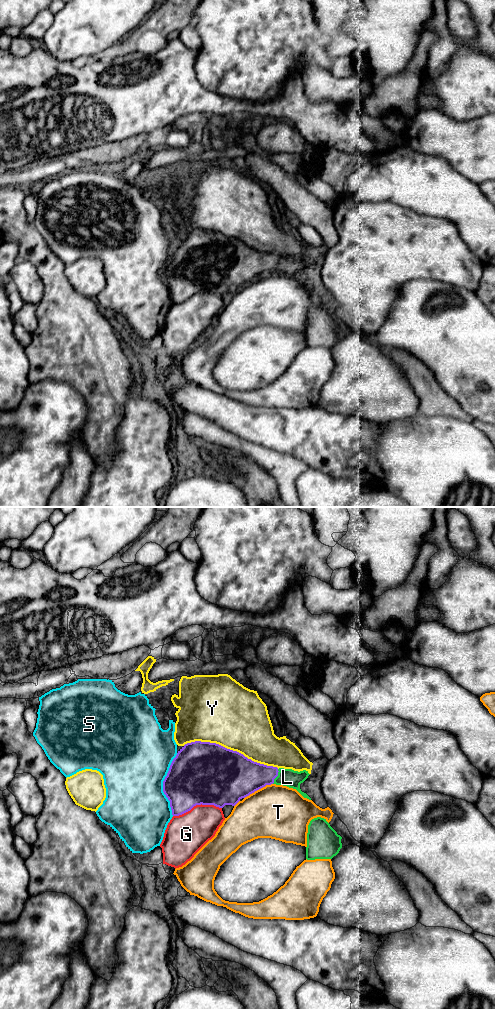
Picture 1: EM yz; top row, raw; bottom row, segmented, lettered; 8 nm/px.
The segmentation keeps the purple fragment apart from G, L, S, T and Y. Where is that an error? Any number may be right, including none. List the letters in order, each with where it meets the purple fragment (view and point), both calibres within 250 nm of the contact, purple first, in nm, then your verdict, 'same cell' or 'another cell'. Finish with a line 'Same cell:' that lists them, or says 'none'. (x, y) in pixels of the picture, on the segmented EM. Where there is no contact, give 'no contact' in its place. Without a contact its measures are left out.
G: yz (197, 804) | 480/320 nm | another cell
L: yz (277, 775) | 280/140 nm | same cell
S: yz (163, 784) | 420/480 nm | another cell
T: yz (258, 789) | 400/440 nm | another cell
Y: yz (231, 750) | 480/480 nm | another cell
Same cell: L

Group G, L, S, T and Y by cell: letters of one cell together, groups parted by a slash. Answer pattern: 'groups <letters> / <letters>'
groups G / L / S / T / Y

